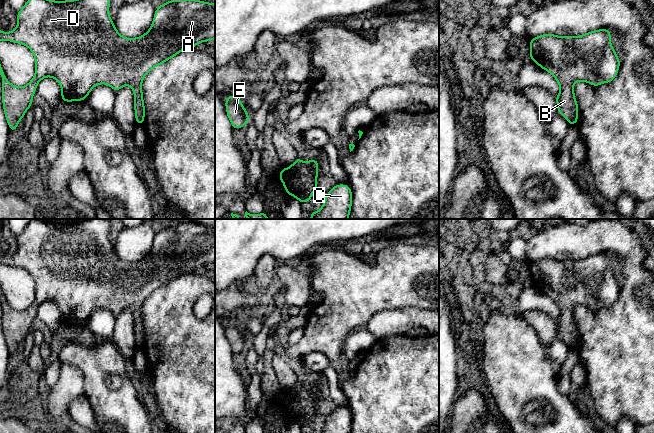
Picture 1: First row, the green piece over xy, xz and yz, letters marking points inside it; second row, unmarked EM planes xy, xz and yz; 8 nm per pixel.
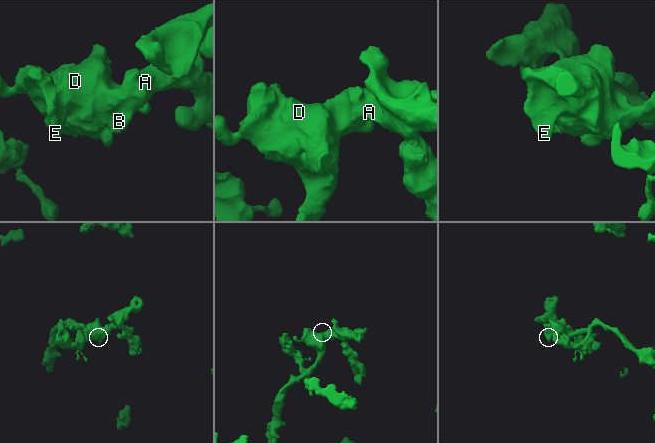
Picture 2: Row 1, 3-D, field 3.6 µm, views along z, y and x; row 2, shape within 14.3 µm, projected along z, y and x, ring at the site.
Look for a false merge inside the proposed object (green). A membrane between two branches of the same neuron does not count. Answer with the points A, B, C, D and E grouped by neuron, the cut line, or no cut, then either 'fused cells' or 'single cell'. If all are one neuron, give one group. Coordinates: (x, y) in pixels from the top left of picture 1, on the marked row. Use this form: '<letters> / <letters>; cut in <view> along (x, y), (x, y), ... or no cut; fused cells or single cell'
A B C D E; no cut; single cell

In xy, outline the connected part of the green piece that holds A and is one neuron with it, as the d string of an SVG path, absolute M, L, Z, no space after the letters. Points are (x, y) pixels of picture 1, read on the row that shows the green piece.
M28 0L23 8L16 12L18 23L11 32L0 31L0 40L27 46L35 58L35 75L23 87L12 85L7 79L0 63L2 79L2 104L10 132L15 132L18 123L24 119L26 111L33 105L32 98L38 83L45 77L55 78L61 87L61 99L64 102L85 101L91 90L98 84L110 86L116 93L129 85L134 93L134 110L137 125L143 125L145 105L142 81L154 67L175 57L184 50L193 49L198 43L215 39L215 3L201 0L170 0L156 8L150 29L137 38L125 38L116 29L109 15L110 0Z

